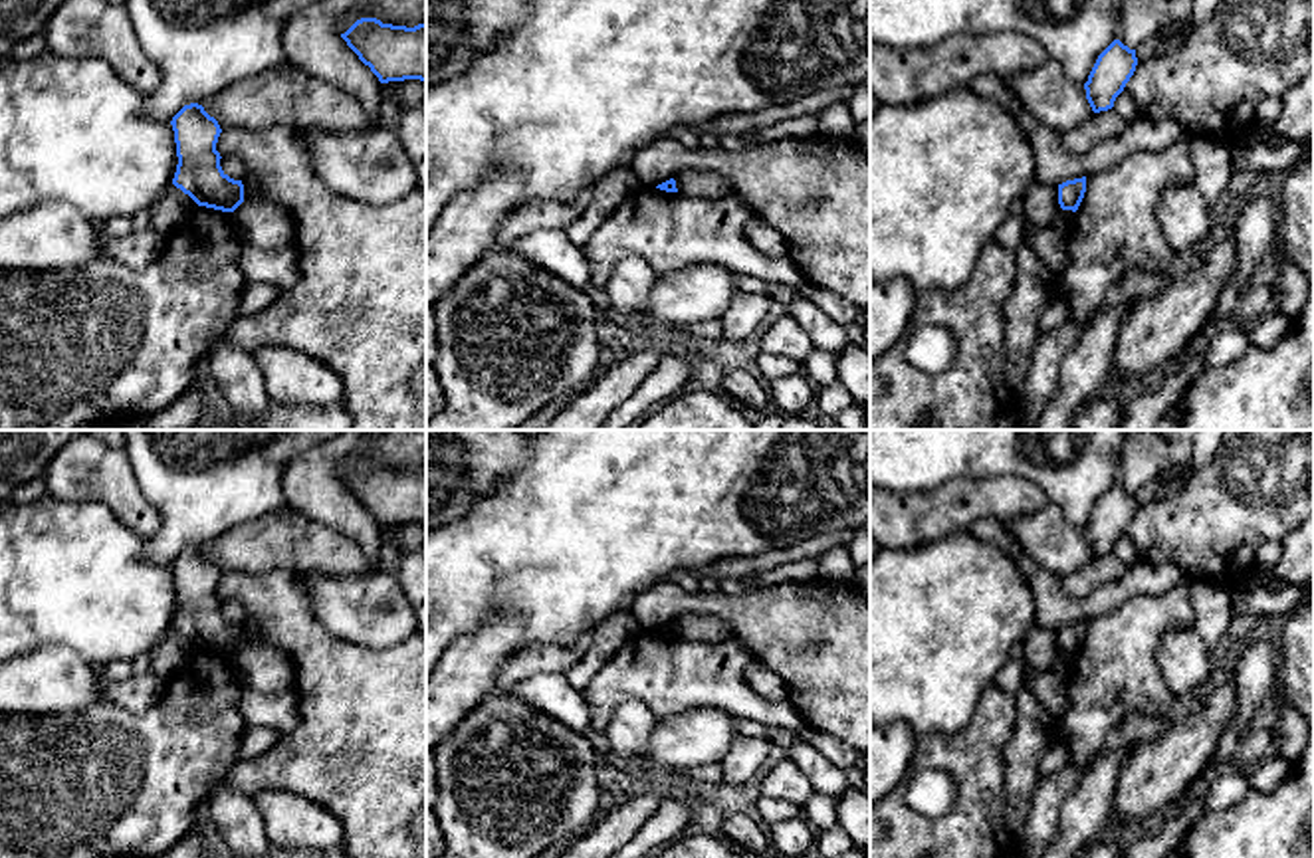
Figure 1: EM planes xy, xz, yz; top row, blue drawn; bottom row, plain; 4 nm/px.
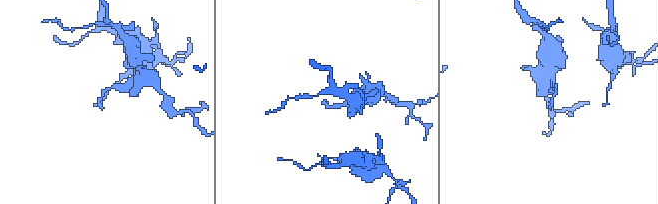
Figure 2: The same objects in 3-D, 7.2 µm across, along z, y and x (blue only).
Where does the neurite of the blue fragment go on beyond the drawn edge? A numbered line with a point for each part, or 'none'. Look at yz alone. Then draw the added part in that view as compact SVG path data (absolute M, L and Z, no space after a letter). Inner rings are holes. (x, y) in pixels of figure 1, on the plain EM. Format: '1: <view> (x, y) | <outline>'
none

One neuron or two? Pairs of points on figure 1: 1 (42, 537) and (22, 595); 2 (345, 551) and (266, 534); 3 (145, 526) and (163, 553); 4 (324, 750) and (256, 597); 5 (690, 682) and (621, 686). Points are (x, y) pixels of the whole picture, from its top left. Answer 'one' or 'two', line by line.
1: one
2: one
3: two
4: one
5: one

